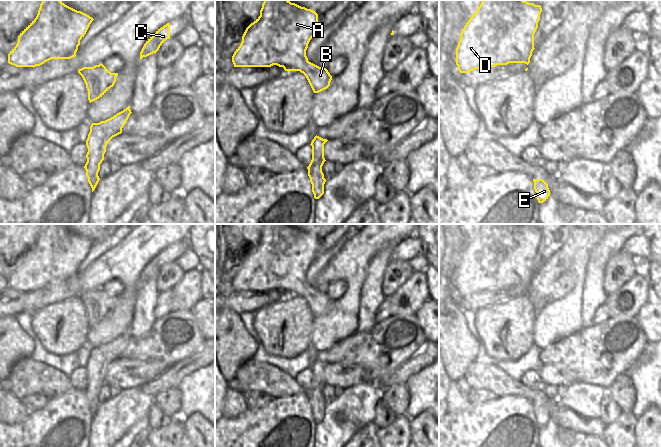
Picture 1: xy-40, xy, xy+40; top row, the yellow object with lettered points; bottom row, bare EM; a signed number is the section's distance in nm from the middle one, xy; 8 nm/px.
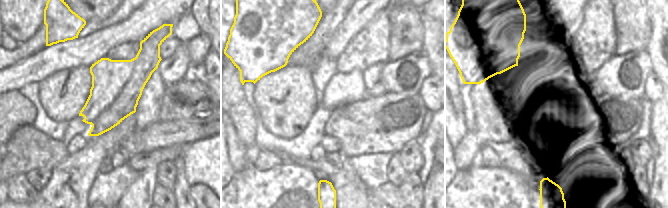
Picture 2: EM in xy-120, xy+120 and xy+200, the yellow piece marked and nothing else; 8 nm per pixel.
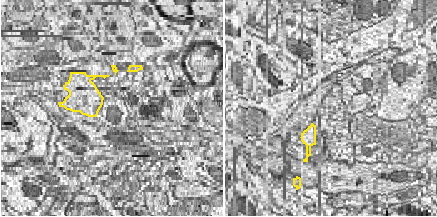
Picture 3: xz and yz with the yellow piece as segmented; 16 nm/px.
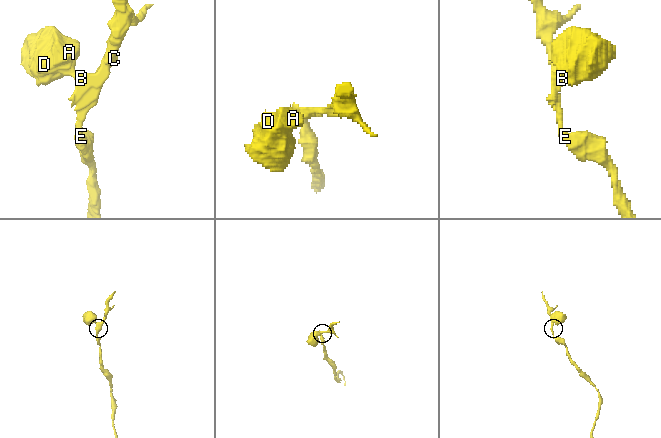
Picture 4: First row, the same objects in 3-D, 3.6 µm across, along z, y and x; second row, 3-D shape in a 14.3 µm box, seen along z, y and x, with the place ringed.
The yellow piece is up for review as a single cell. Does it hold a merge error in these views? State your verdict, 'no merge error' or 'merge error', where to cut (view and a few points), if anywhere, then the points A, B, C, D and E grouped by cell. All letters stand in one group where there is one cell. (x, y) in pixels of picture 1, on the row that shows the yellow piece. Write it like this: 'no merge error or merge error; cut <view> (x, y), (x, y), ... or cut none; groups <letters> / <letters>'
merge error; cut xy (308, 61), (300, 71); groups A D / B C E

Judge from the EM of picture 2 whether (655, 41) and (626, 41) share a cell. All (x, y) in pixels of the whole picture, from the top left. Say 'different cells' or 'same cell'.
different cells

